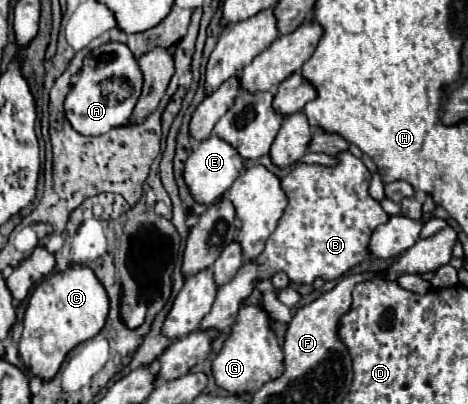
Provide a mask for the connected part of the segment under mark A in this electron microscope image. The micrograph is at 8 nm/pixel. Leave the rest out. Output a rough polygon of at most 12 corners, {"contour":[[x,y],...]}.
{"contour":[[124,43],[84,57],[64,101],[72,129],[128,123],[142,77]]}

